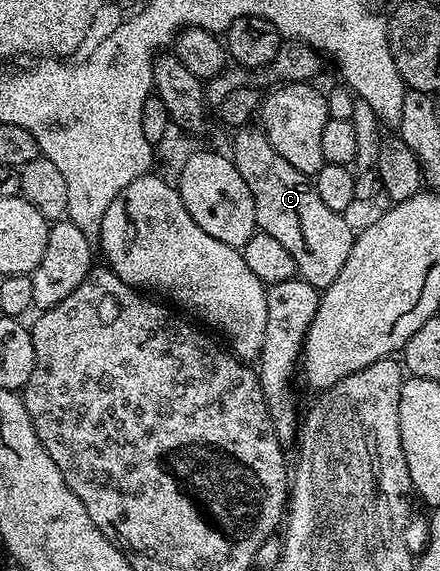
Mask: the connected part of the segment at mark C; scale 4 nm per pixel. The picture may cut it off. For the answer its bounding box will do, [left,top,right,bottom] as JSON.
[229,124,356,288]

